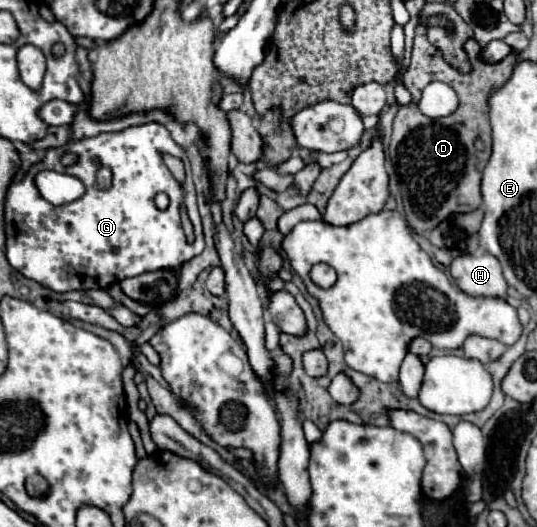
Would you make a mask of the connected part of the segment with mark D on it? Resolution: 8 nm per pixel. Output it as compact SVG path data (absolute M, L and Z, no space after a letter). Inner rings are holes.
M415 34L411 64L403 74L403 84L411 92L413 104L407 108L399 108L395 116L389 156L393 160L395 172L399 176L405 176L405 180L399 180L403 182L401 184L403 210L409 228L413 228L417 234L435 230L451 214L473 212L481 206L481 192L479 192L481 174L485 164L489 162L489 152L493 142L491 124L489 124L489 96L495 88L501 88L509 80L519 54L513 52L509 58L491 64L481 60L483 48L475 38L467 40L465 48L475 68L471 74L455 72L443 60L441 52L427 42L427 34ZM433 80L443 80L459 96L459 108L447 118L427 118L417 108L423 88Z

